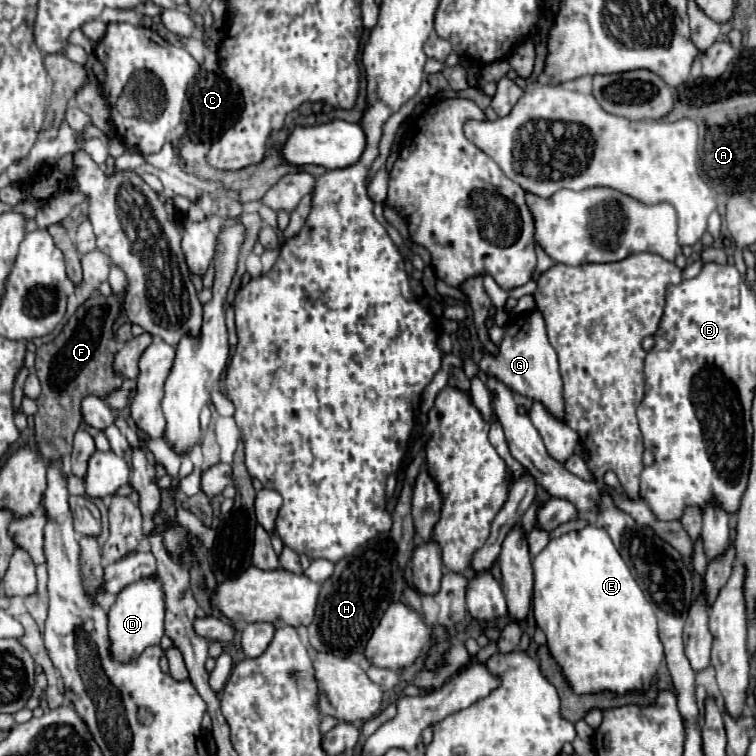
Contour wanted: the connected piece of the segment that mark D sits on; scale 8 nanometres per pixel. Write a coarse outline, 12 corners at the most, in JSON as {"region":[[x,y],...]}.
{"region":[[157,576],[119,592],[109,610],[113,656],[131,662],[165,634]]}

